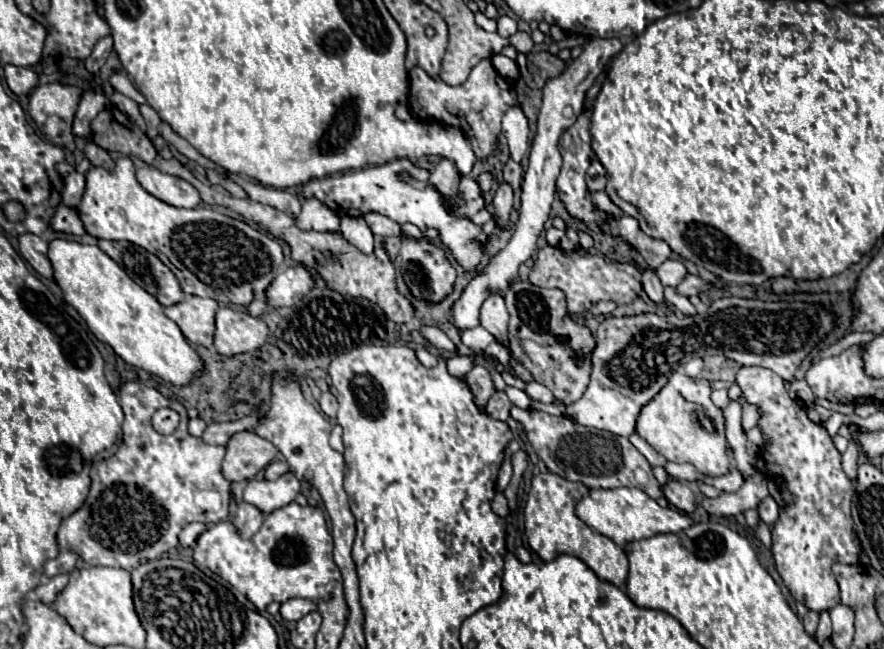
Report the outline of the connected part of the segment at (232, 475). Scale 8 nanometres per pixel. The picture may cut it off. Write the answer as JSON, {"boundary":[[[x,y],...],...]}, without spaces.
{"boundary":[[[242,430],[236,432],[228,444],[226,444],[226,456],[222,460],[222,474],[226,480],[230,482],[240,482],[240,480],[250,480],[256,472],[264,470],[276,456],[276,446],[264,438],[260,438],[256,432],[252,430]]]}

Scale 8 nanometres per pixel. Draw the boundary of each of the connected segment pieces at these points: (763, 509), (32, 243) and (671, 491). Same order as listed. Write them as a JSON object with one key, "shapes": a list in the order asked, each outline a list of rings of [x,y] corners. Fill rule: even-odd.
{"shapes":[[[[770,496],[770,498],[766,498],[760,506],[758,506],[758,514],[760,514],[760,518],[768,524],[768,526],[772,526],[776,520],[778,520],[778,504],[774,502],[774,498]]],[[[22,234],[18,238],[18,248],[20,248],[20,254],[30,262],[30,266],[40,272],[44,278],[52,280],[52,264],[48,260],[48,242],[44,242],[40,236],[36,234]]],[[[670,480],[666,486],[664,486],[664,496],[668,498],[668,502],[678,508],[680,512],[686,512],[686,514],[692,514],[696,510],[696,498],[694,498],[694,492],[690,490],[688,484],[680,482],[680,480]]]]}

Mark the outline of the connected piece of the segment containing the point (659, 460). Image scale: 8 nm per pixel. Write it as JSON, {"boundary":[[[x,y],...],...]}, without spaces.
{"boundary":[[[637,433],[632,434],[632,436],[629,437],[629,440],[652,466],[666,466],[666,459],[655,451]]]}

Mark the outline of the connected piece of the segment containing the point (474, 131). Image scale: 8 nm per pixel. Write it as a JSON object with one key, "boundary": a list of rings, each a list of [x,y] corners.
{"boundary":[[[480,60],[468,80],[460,86],[448,86],[442,80],[430,78],[422,68],[410,70],[410,110],[416,118],[432,118],[448,126],[458,126],[472,142],[472,150],[480,160],[484,160],[496,146],[500,136],[500,120],[510,106],[516,106],[514,88],[496,72],[492,60]]]}

